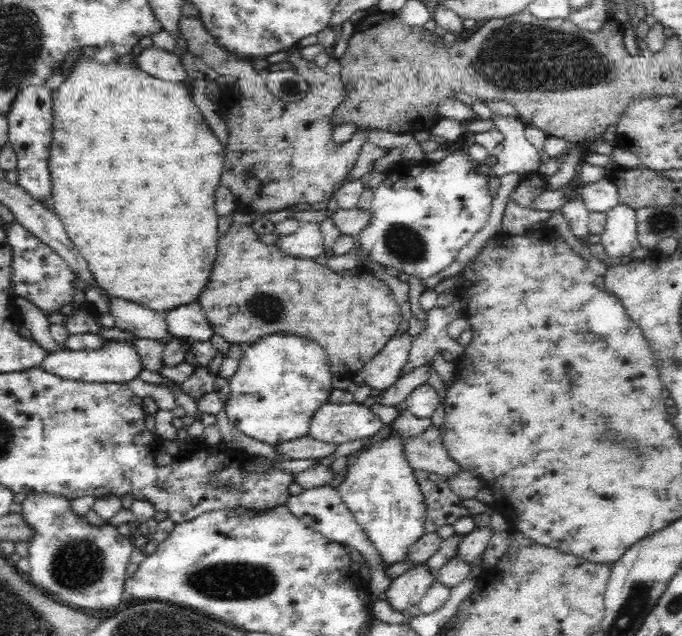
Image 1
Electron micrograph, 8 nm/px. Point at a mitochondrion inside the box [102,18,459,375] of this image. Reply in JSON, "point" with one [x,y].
{"point":[402,241]}

